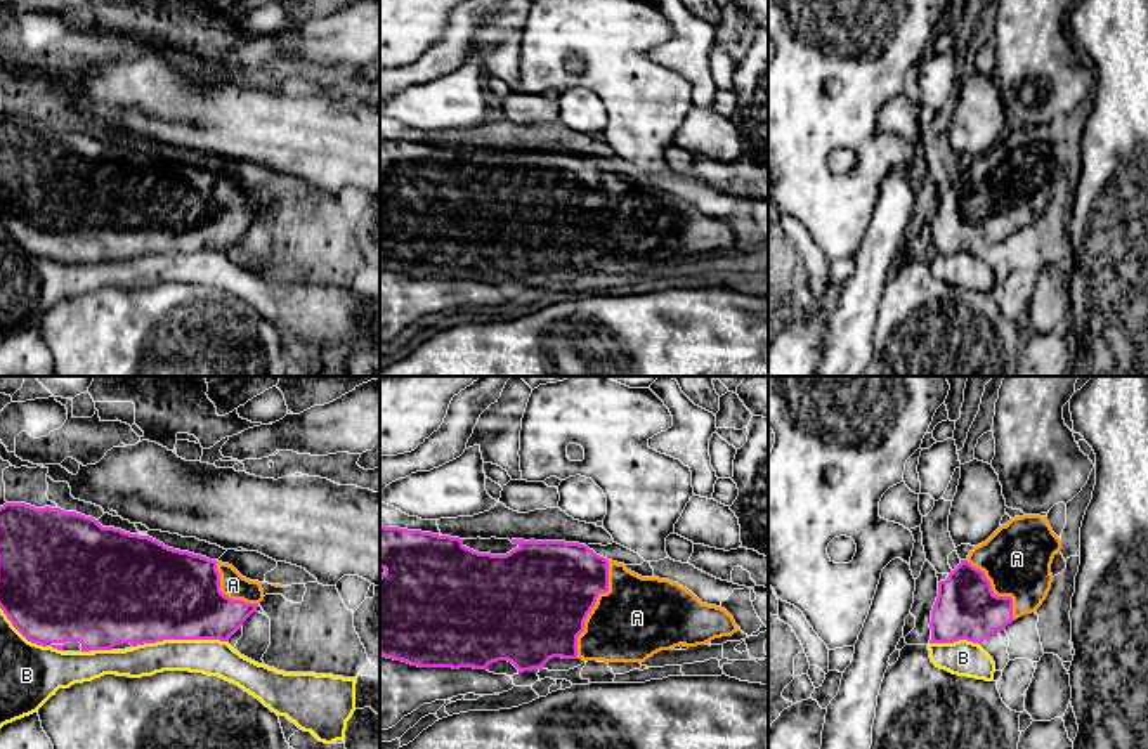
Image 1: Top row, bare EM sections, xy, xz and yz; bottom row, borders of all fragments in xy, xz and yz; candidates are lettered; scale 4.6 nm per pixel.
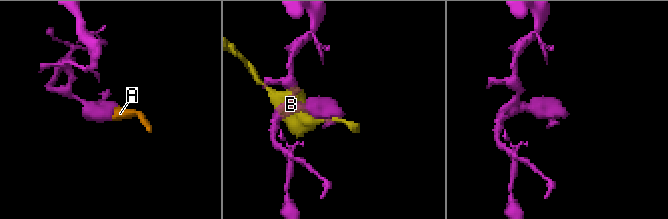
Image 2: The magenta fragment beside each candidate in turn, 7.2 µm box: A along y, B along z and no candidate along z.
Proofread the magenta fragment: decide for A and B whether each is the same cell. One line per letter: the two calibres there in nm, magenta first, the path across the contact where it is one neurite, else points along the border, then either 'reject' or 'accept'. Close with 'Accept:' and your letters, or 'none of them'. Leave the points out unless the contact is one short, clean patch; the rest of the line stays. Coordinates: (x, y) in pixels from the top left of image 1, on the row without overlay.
A: calibres 480 and 380 nm; accept
B: calibres 460 and 170 nm; reject
Accept: A

